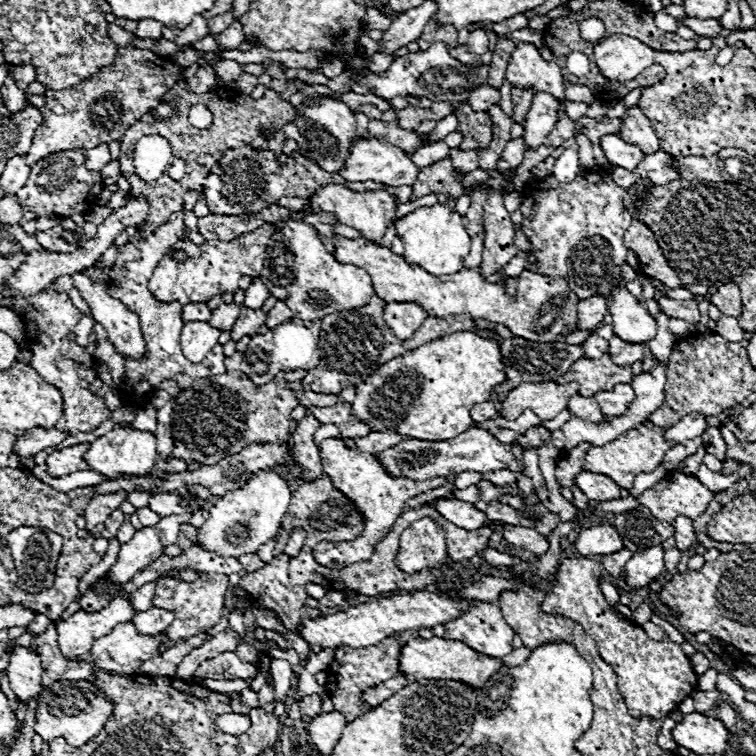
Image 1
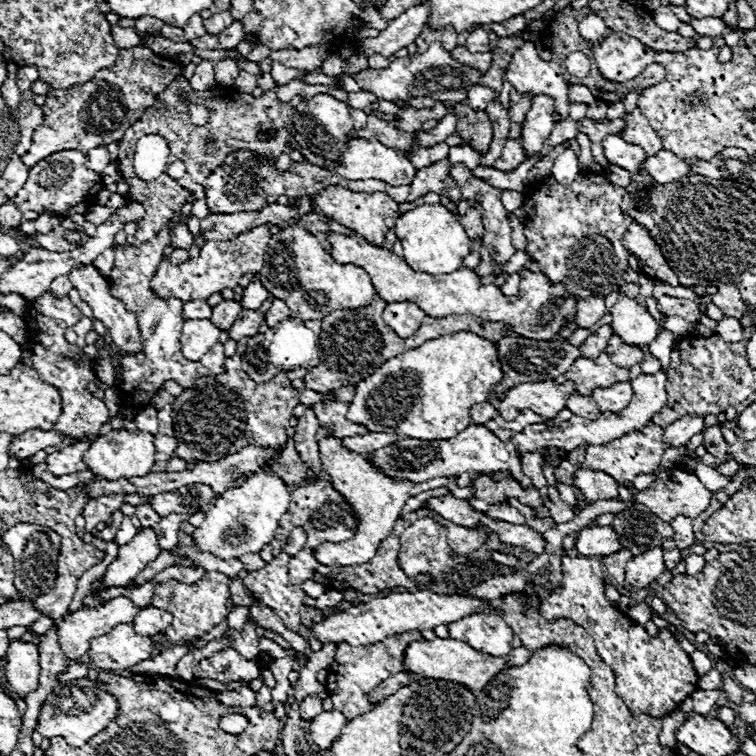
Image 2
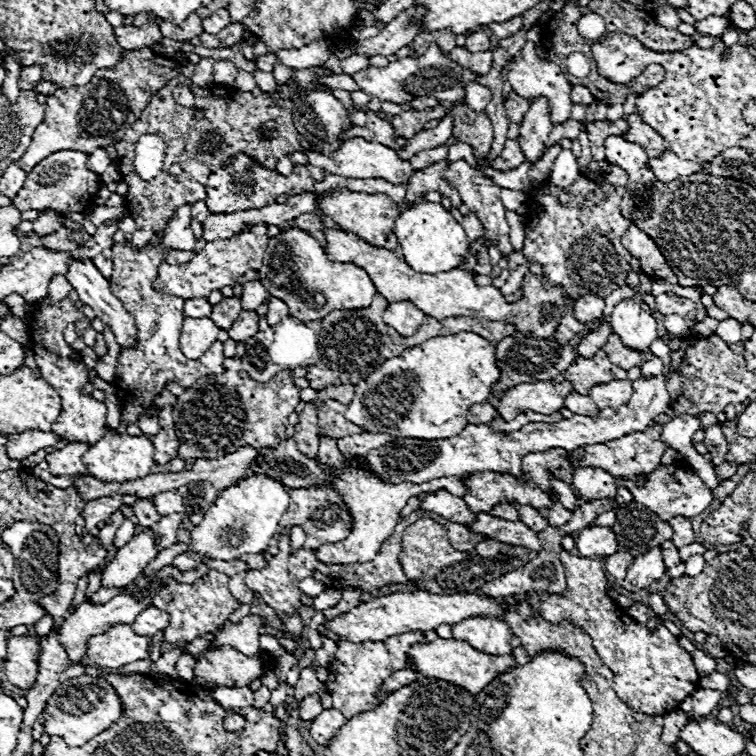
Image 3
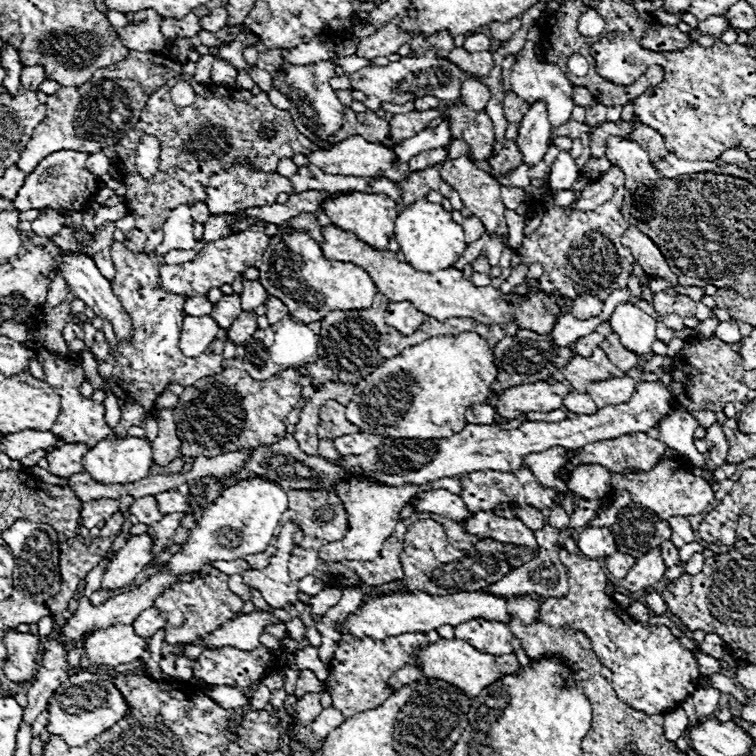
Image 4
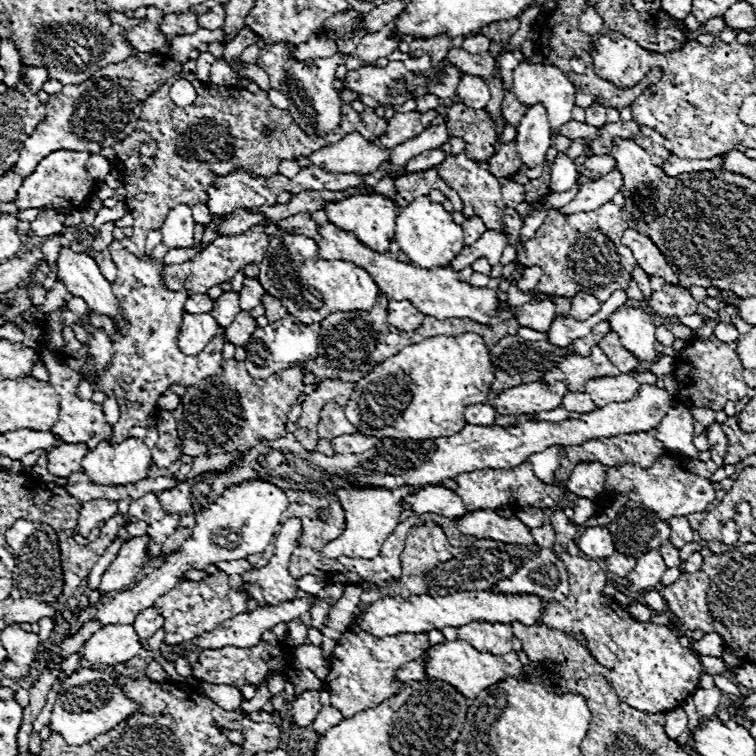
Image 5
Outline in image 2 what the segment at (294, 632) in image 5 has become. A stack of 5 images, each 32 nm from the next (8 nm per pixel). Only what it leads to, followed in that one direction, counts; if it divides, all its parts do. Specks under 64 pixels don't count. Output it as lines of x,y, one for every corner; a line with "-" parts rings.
280,552
272,562
256,572
248,572
242,578
242,584
258,598
262,604
270,606
284,622
288,630
300,632
300,606
304,606
306,594
300,586
290,584
288,580
288,560
286,552

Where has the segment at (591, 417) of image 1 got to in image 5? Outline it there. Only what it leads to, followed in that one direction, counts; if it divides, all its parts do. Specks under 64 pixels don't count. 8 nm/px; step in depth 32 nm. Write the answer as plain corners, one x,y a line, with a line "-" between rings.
568,392
562,398
562,408
568,412
578,412
578,414
590,414
596,410
596,404
590,400
586,392

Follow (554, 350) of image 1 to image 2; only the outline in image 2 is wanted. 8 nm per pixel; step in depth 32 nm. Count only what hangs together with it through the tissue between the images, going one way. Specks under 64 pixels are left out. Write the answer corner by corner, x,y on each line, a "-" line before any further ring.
508,336
498,340
498,354
500,354
500,364
504,370
504,382
494,386
494,392
508,392
512,386
518,386
520,382
542,382
548,378
556,378
560,374
564,374
572,362
576,358
582,356
580,348
568,344
568,342
536,342
536,340
528,340
522,336

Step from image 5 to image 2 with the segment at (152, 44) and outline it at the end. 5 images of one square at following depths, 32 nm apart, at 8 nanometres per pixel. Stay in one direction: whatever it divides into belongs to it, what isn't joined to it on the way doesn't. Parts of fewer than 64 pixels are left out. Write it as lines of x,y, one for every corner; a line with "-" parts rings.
110,26
110,32
112,32
112,38
116,40
116,44
120,48
134,48
134,46
138,46
146,38
146,36
138,36
136,30
120,28
120,26

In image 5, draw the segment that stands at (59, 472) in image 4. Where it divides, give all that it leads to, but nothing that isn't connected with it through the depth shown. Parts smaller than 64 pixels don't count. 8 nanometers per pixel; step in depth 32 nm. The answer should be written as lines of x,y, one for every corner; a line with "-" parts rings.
64,442
56,448
52,448
50,452
46,452
50,474
54,474
58,478
68,478
68,474
84,472
84,468
80,464
84,454
88,454
86,444
66,444

